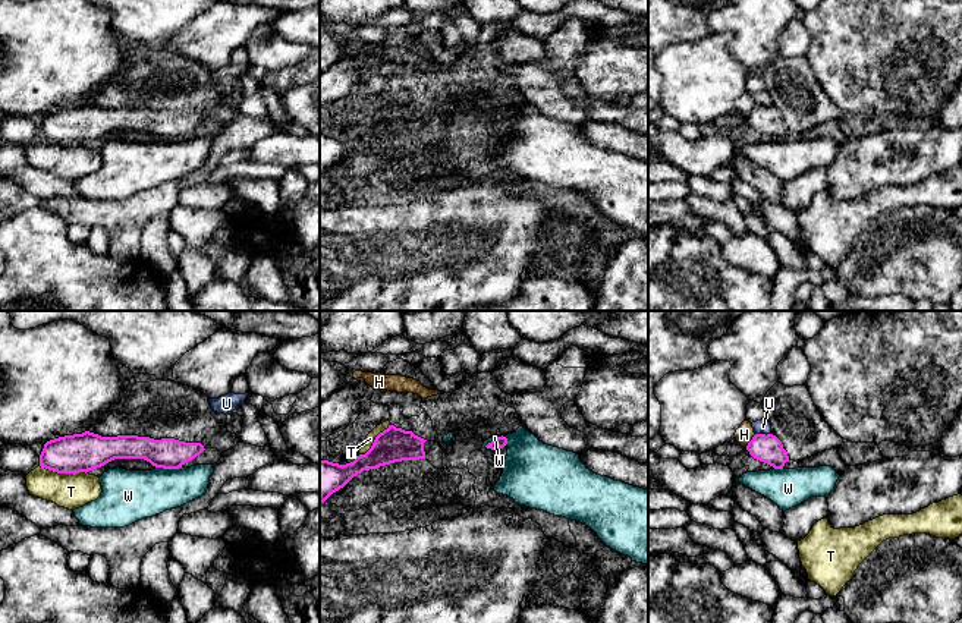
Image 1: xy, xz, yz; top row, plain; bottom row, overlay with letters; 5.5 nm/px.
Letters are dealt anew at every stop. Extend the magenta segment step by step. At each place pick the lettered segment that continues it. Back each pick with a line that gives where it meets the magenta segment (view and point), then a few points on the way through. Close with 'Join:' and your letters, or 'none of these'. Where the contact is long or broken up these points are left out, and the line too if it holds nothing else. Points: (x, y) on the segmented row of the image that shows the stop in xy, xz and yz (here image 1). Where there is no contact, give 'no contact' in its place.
Join: none of these

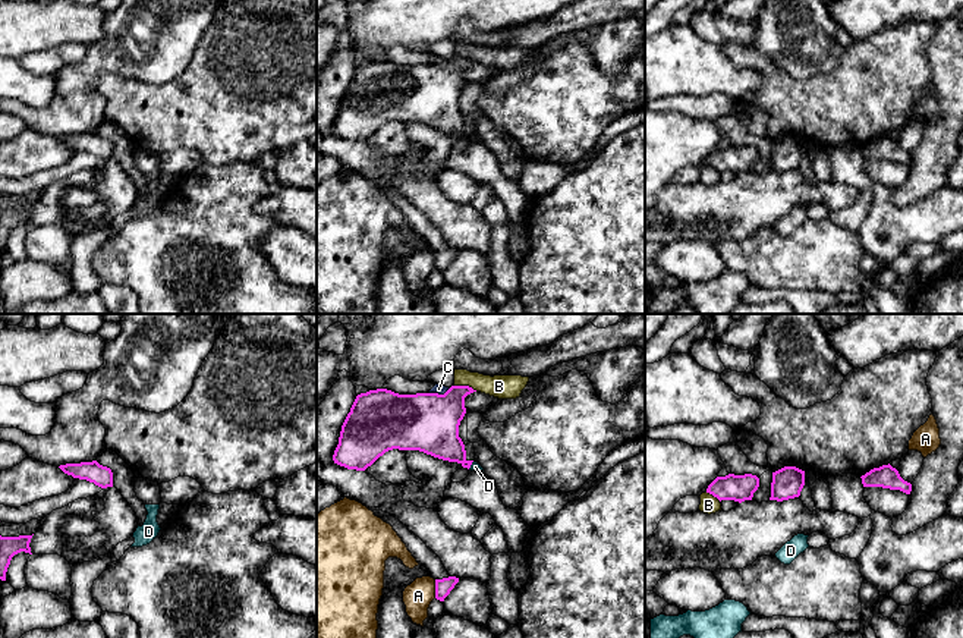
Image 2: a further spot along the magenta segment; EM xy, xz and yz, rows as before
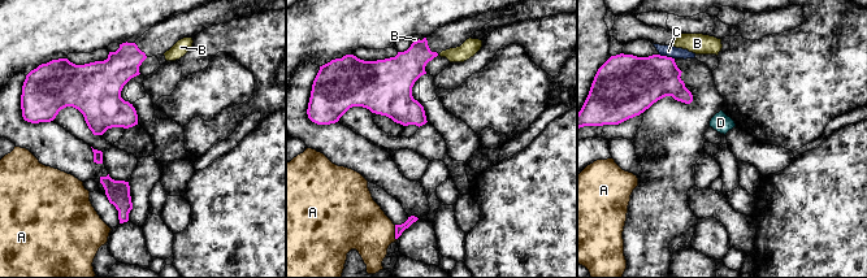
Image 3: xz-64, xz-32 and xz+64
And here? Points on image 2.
Join: none of these

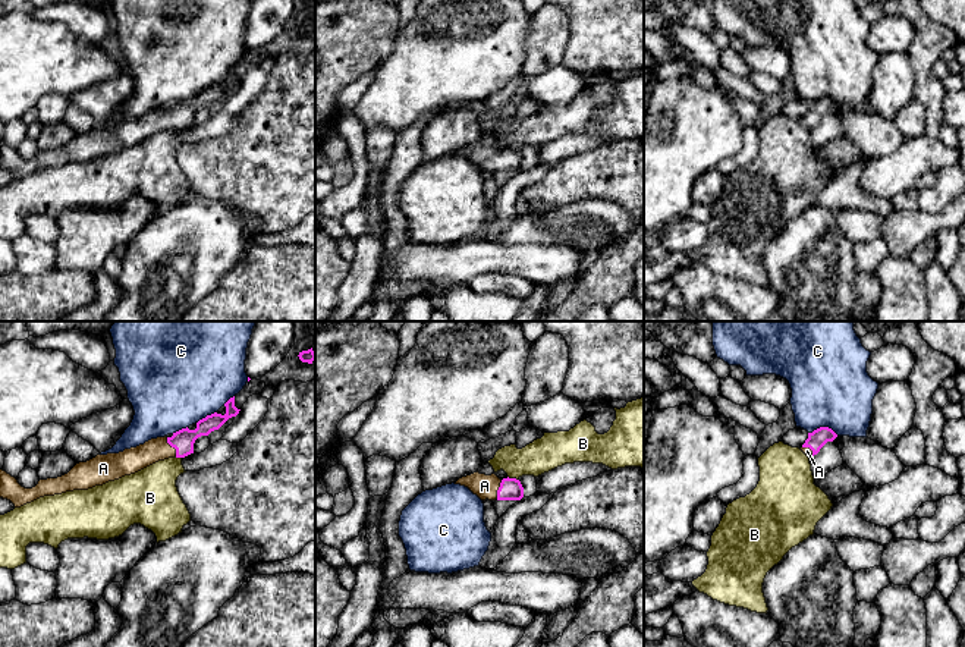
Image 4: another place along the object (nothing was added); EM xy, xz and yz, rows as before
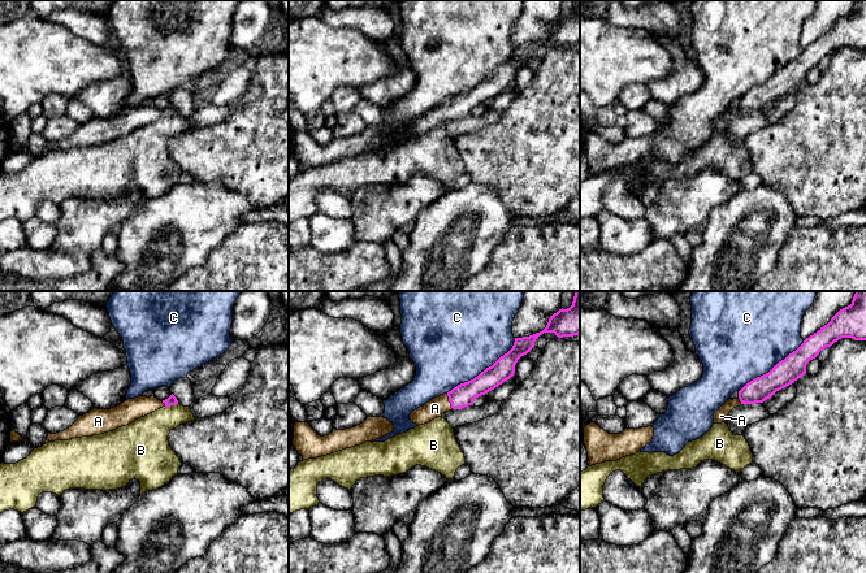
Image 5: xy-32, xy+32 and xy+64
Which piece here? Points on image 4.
A: meets magenta in xy at (173, 446); runs through xy (182, 440), (173, 446), (154, 449), (134, 459)
Join: A

